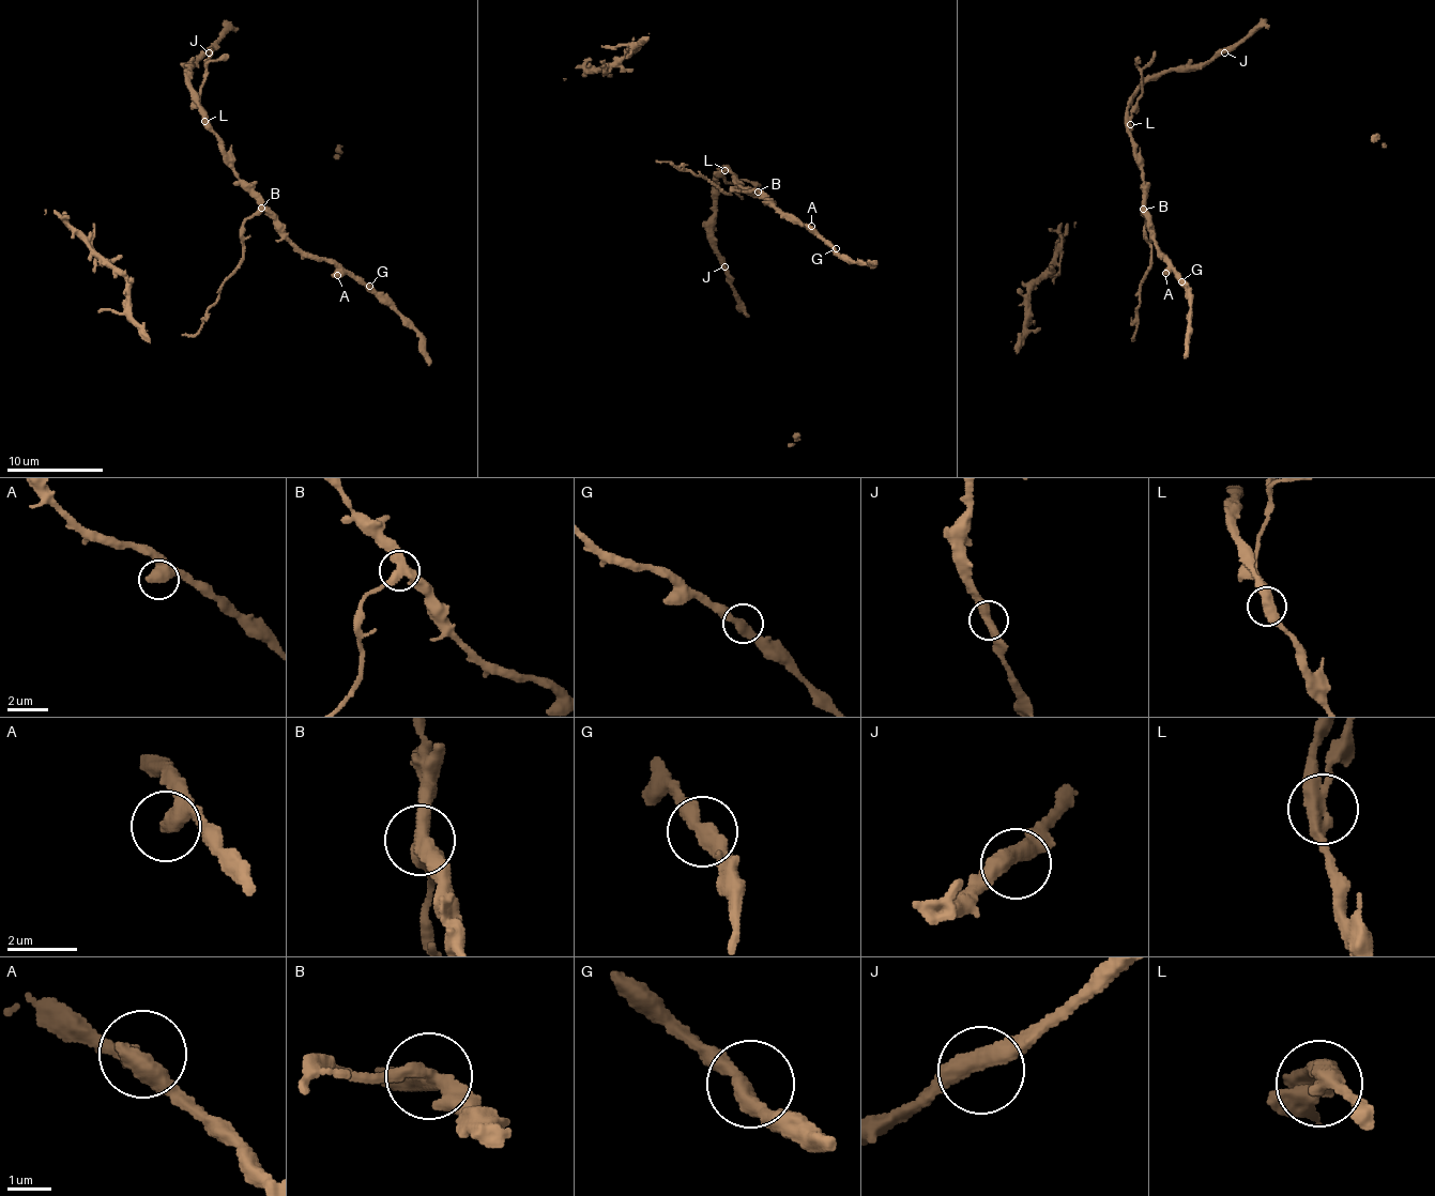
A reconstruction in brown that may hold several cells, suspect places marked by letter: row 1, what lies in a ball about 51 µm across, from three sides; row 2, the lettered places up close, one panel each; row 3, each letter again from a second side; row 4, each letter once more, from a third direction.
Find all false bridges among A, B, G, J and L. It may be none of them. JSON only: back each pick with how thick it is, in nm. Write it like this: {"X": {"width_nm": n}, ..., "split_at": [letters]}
{"B": {"width_nm": 380}, "L": {"width_nm": 440}, "split_at": ["B", "L"]}

